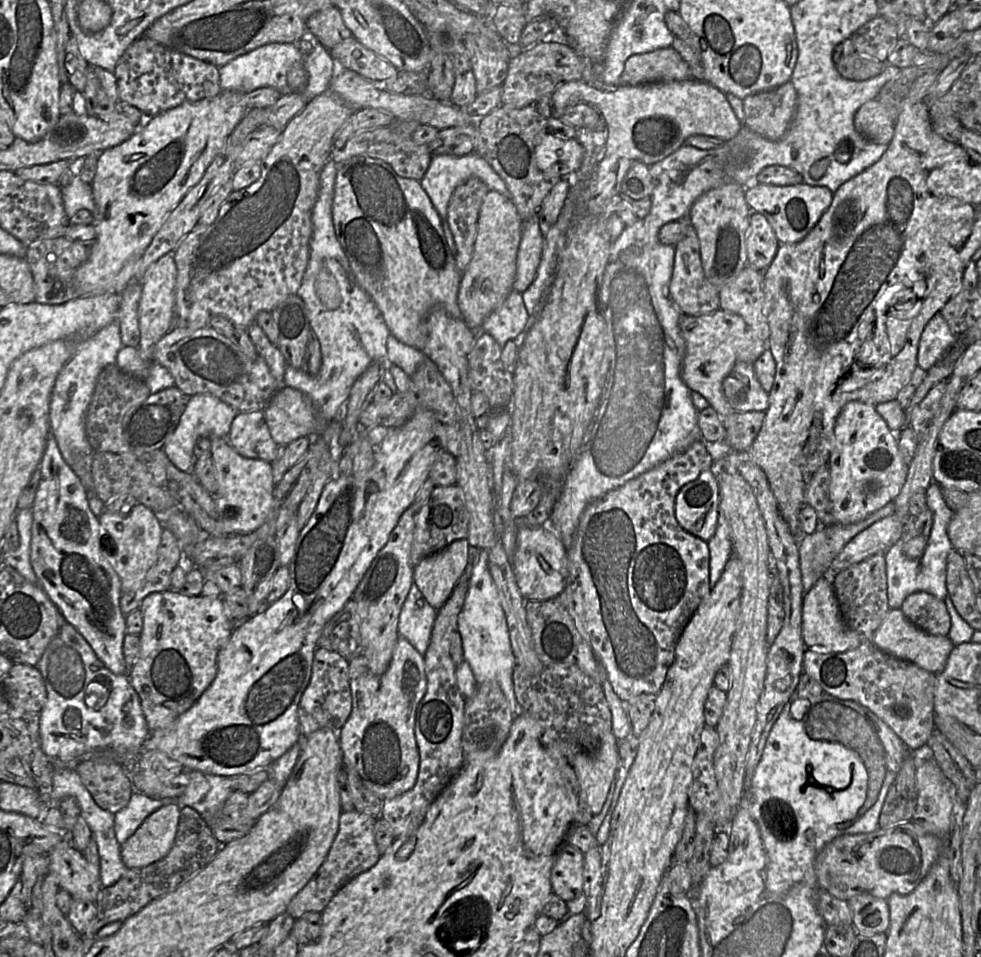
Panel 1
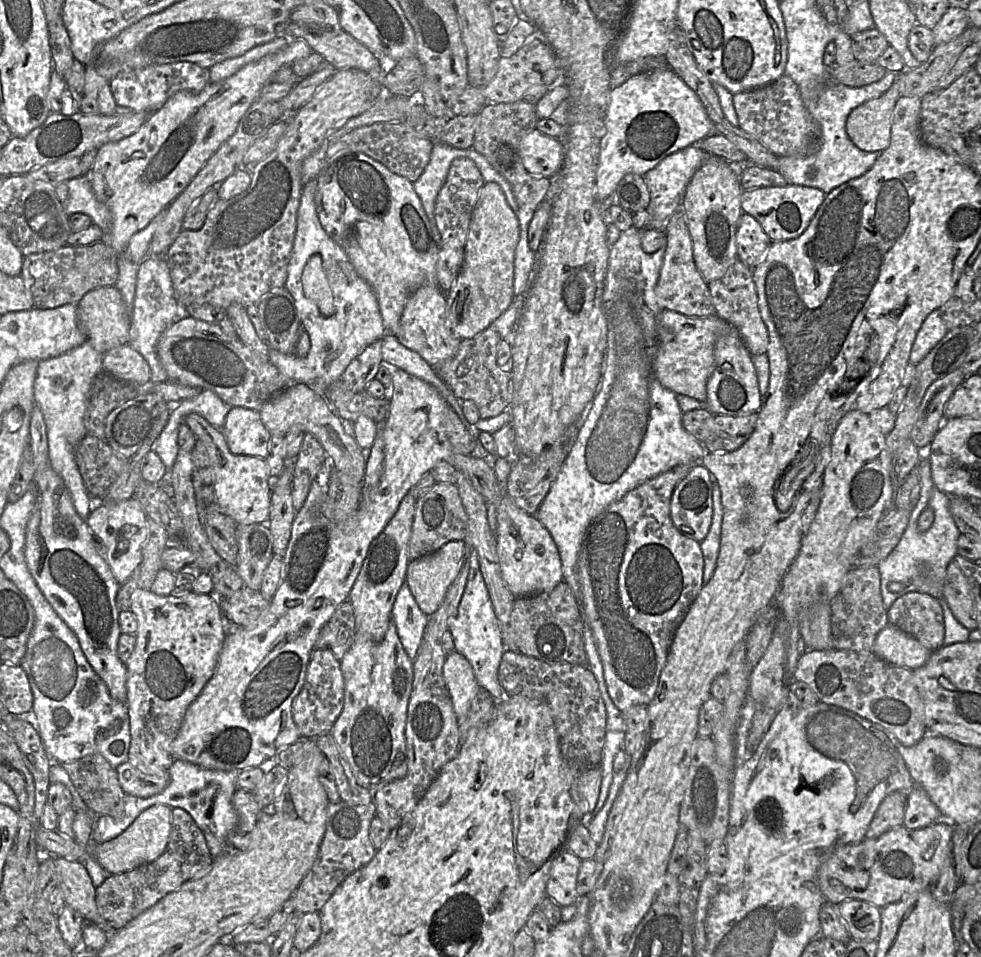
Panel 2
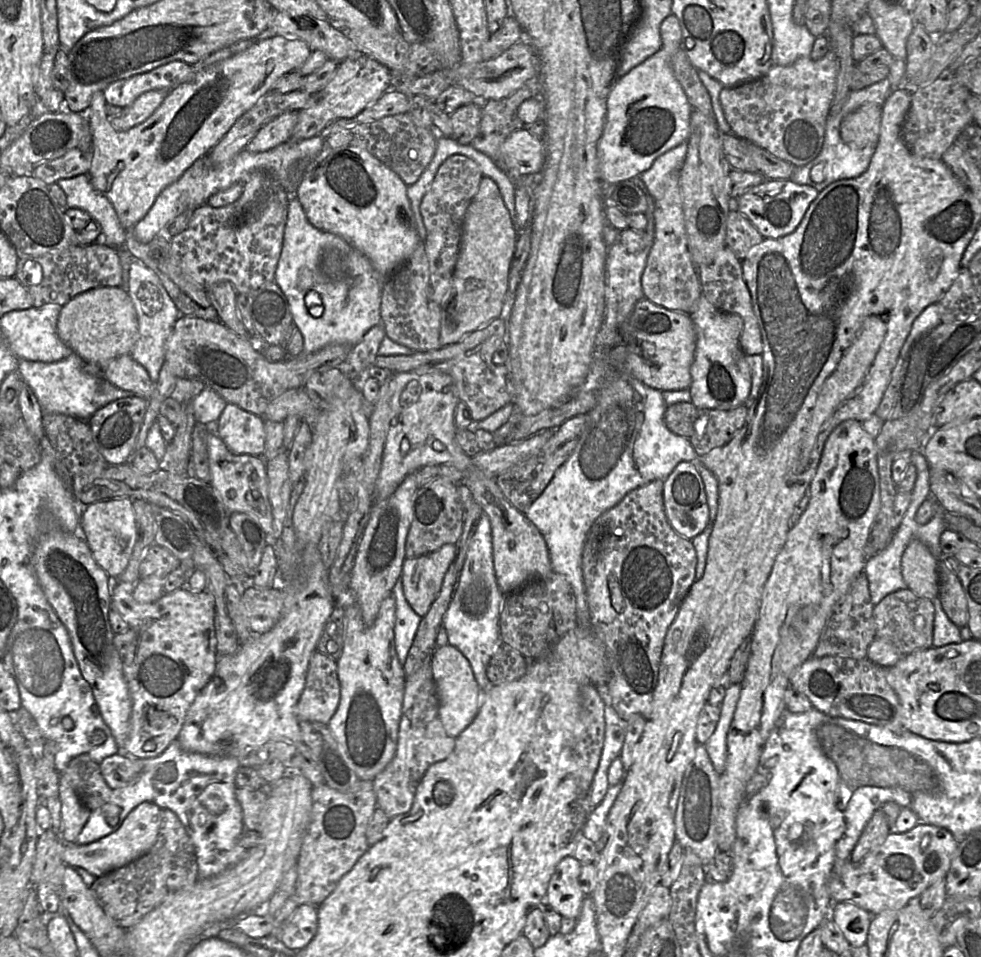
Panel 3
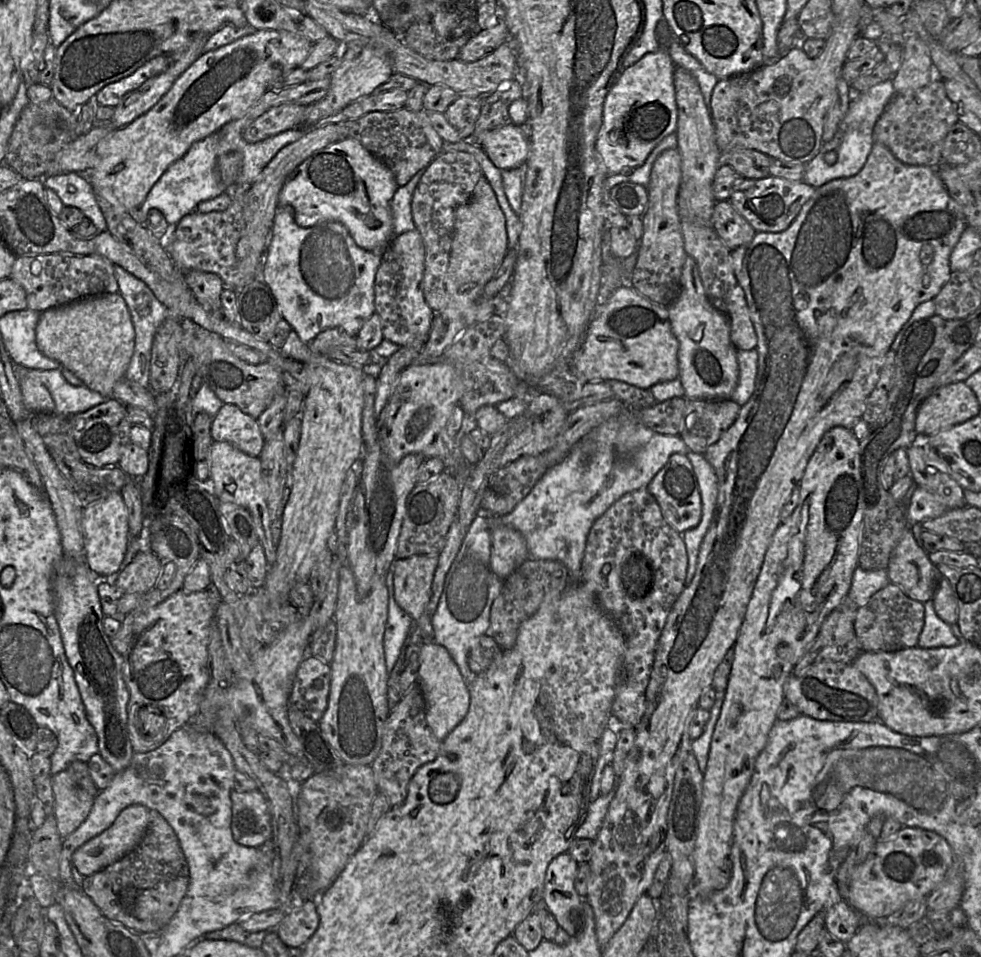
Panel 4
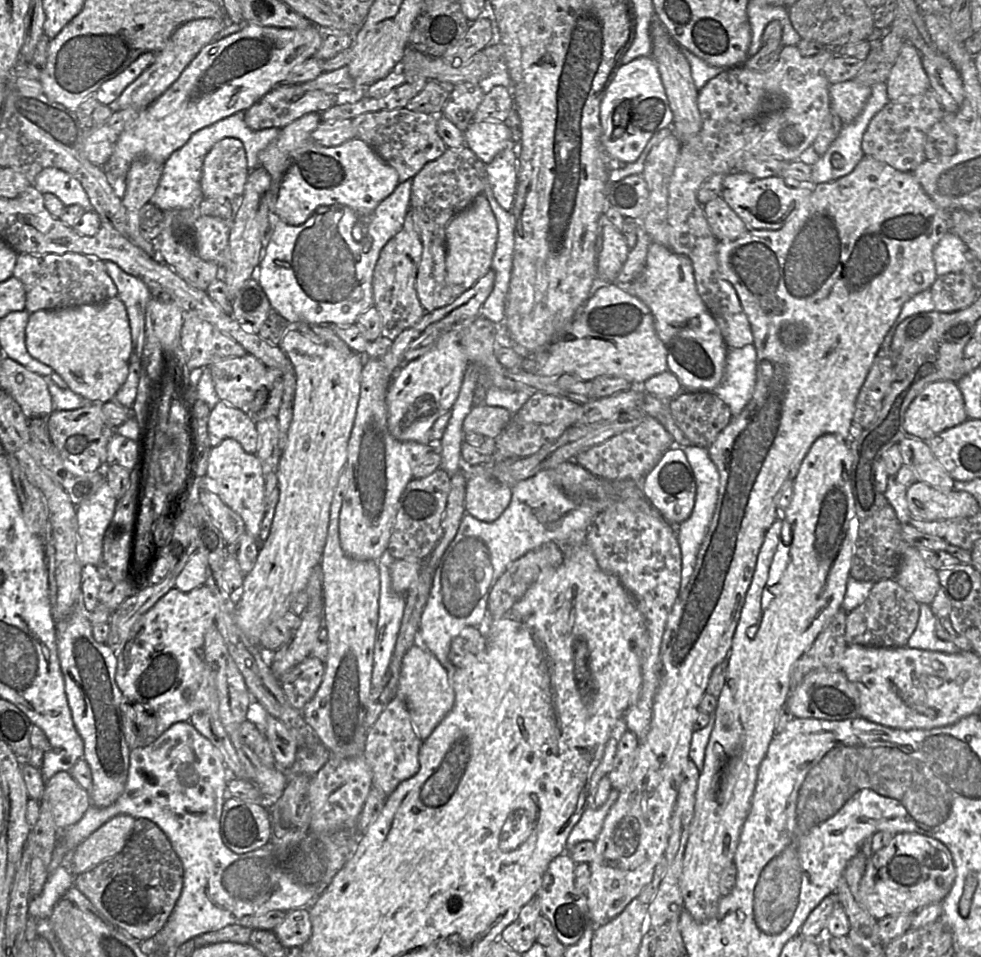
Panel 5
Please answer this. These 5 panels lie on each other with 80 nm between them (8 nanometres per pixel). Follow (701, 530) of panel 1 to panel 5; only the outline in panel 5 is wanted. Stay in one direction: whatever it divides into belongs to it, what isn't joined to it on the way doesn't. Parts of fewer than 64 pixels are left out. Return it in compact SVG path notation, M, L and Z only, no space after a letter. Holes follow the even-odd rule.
M674 444L641 482L642 493L651 506L667 522L675 526L691 515L696 496L695 476L682 448L683 446Z

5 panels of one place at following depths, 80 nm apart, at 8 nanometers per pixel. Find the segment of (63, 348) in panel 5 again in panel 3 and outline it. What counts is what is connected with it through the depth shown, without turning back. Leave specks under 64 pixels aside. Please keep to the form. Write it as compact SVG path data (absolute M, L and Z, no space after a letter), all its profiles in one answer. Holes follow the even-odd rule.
M99 287L81 293L62 306L58 321L57 335L73 353L89 366L97 366L102 371L116 357L131 354L138 337L138 318L135 307L127 291L122 287Z

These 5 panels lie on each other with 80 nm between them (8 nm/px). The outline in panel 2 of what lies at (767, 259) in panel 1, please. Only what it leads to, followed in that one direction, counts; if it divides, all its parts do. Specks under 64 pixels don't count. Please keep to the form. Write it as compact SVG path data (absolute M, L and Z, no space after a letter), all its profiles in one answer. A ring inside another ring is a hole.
M743 213L738 222L736 244L738 259L753 269L765 256L772 240L754 217Z

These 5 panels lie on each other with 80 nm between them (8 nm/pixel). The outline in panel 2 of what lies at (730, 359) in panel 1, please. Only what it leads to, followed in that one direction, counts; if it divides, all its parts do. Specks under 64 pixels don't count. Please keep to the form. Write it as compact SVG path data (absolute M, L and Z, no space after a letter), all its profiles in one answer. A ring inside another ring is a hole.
M663 309L657 317L658 344L652 358L652 371L665 388L705 403L707 382L714 370L717 340L734 327L718 315L687 316Z

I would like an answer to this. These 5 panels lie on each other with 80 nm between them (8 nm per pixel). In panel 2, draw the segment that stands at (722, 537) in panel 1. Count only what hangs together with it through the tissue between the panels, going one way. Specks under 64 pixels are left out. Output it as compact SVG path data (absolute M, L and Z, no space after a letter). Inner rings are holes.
M714 483L712 490L713 516L707 536L700 542L704 557L703 582L708 583L713 576L720 549L723 505L719 486Z

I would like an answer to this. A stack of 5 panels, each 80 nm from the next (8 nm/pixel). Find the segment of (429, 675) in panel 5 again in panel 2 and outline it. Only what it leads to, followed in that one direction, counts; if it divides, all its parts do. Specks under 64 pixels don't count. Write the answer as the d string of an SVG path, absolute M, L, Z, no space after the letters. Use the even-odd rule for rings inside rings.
M457 650L447 654L443 666L443 677L460 726L460 720L465 720L480 686L471 664Z

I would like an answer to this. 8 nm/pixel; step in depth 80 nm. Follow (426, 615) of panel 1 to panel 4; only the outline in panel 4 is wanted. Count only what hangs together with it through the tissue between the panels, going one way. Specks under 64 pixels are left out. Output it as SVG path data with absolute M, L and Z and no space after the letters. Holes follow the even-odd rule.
M387 572L384 578L388 588L388 618L384 634L384 652L386 667L390 673L401 653L402 646L408 638L414 620L397 603L394 596L393 572Z

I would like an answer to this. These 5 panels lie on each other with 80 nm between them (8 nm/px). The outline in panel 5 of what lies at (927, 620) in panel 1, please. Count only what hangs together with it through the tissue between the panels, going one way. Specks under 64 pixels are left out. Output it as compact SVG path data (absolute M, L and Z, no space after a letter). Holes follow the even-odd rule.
M894 579L875 582L867 599L847 613L845 638L849 645L895 648L905 647L920 615L918 603Z

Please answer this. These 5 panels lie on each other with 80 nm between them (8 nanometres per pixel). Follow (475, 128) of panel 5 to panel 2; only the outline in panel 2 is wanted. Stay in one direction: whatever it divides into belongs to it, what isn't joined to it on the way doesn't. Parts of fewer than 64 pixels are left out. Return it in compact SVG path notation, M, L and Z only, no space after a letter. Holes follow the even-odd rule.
M533 130L522 138L520 154L527 171L545 177L559 172L564 161L563 139L547 136Z

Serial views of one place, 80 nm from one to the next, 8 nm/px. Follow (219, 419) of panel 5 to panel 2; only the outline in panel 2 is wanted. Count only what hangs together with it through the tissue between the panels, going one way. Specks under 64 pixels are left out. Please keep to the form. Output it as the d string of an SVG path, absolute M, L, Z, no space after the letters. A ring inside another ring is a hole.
M233 406L221 431L233 454L267 458L272 434L264 425L260 412Z

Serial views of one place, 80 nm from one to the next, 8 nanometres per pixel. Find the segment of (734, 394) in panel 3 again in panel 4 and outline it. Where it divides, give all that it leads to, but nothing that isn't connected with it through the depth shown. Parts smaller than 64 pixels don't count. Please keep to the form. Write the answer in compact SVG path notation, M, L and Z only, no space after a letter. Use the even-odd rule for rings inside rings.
M687 256L681 275L681 290L668 307L671 328L679 342L679 378L690 399L730 399L739 378L737 348L730 337L730 322L708 300L697 262Z

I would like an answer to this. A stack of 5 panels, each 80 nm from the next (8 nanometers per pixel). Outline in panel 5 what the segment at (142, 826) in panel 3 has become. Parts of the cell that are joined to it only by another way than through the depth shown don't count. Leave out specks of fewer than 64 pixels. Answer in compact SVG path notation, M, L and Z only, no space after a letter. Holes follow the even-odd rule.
M117 815L95 830L74 852L75 875L89 871L122 851L135 824L130 815Z

